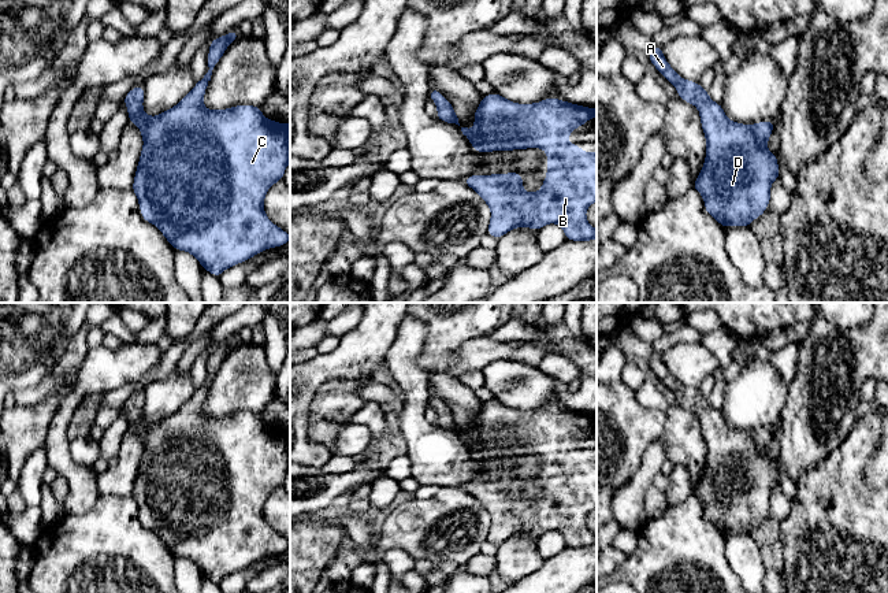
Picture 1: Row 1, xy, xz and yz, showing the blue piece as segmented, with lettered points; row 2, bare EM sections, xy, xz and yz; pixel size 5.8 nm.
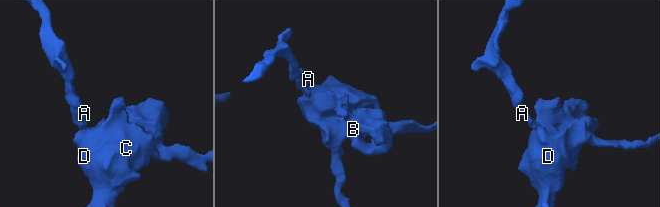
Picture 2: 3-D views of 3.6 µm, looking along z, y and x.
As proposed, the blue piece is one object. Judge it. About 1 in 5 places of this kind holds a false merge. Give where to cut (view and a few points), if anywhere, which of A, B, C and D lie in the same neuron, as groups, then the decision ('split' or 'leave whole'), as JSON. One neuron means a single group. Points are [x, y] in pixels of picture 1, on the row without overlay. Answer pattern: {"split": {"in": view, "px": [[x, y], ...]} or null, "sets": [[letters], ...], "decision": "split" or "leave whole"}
{"split": null, "sets": [["A", "B", "C", "D"]], "decision": "leave whole"}

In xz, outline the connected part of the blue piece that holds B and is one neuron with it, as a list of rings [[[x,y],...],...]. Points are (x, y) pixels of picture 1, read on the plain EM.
[[[495,399],[483,403],[473,420],[475,434],[461,434],[478,460],[528,455],[545,456],[547,460],[547,481],[536,500],[524,499],[524,485],[513,477],[509,481],[472,481],[462,488],[479,500],[491,518],[488,542],[501,545],[516,534],[539,538],[547,530],[557,530],[562,534],[566,548],[597,548],[597,537],[586,526],[587,515],[597,508],[597,459],[587,460],[566,448],[572,437],[587,430],[590,425],[597,425],[595,414],[588,415],[554,404],[519,411]]]

